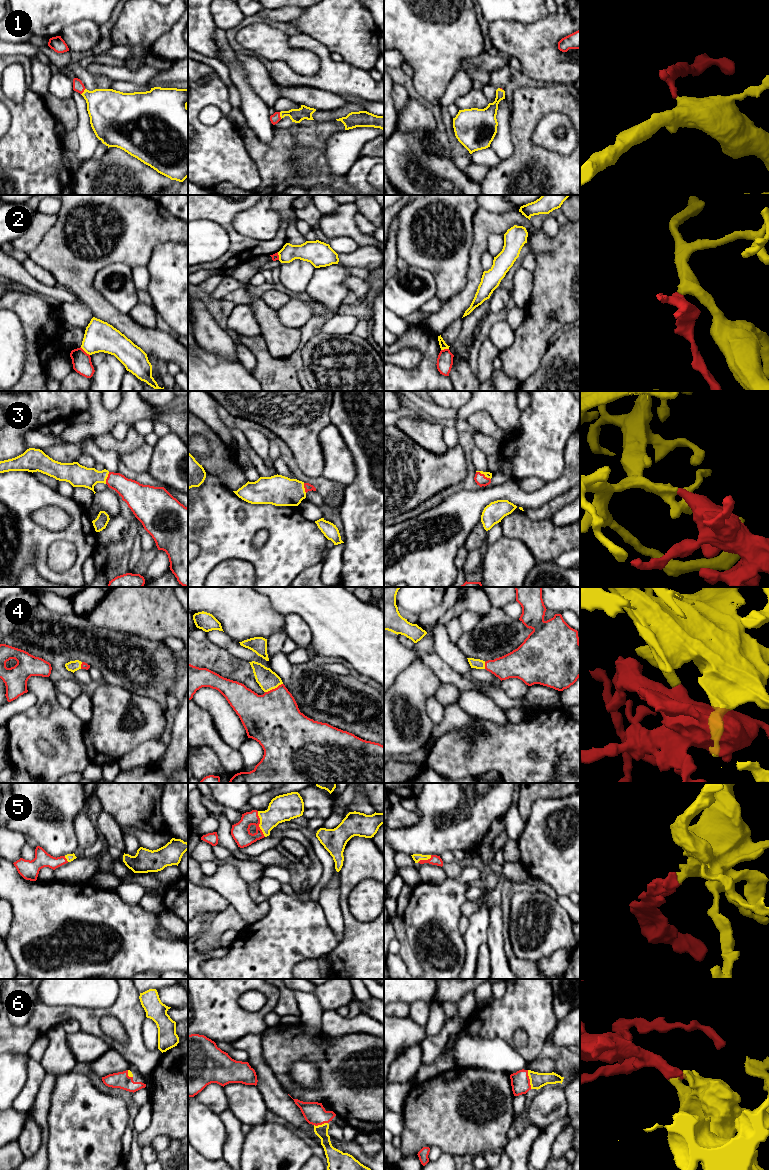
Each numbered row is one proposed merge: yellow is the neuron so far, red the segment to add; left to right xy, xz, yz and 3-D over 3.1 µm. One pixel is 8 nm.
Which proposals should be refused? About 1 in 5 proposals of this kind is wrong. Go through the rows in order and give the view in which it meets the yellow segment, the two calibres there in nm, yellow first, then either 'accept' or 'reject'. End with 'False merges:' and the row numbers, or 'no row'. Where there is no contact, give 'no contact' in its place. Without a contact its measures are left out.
1: xz | 110/80 nm | accept
2: xy | 240/150 nm | reject
3: xy | 180/190 nm | accept
4: xz | 160/440 nm | accept
5: xz | 220/150 nm | accept
6: yz | 130/160 nm | accept
False merges: 2

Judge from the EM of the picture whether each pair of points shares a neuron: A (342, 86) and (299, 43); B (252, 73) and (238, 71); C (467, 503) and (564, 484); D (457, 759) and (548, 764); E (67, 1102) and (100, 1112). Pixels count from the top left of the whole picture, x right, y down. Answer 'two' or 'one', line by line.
A: one
B: two
C: one
D: one
E: one

